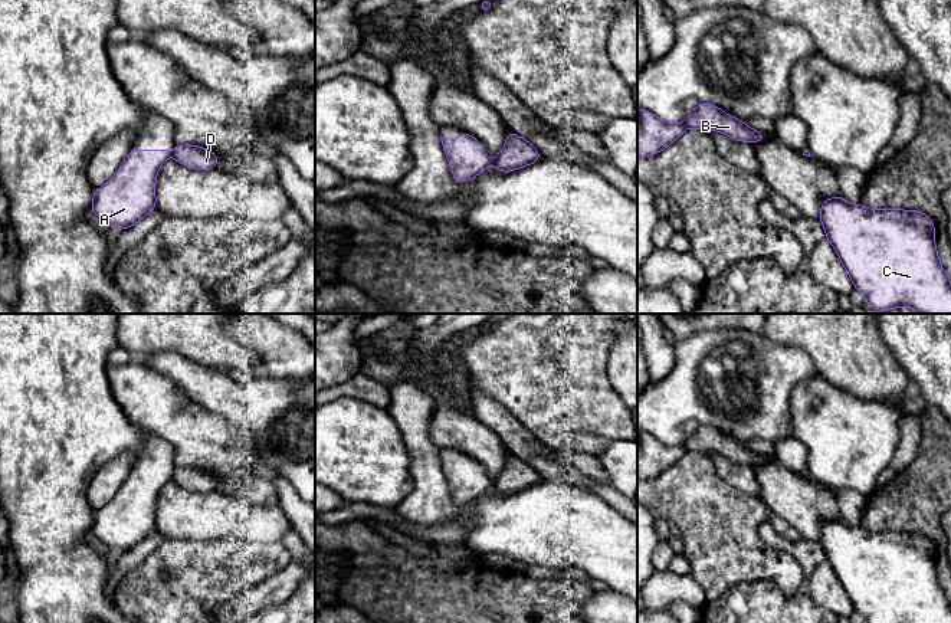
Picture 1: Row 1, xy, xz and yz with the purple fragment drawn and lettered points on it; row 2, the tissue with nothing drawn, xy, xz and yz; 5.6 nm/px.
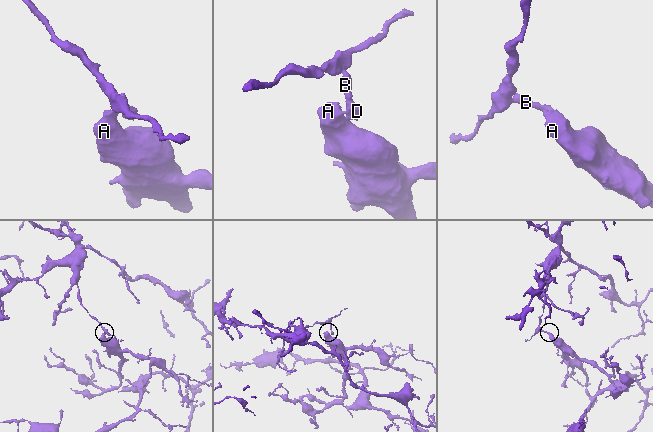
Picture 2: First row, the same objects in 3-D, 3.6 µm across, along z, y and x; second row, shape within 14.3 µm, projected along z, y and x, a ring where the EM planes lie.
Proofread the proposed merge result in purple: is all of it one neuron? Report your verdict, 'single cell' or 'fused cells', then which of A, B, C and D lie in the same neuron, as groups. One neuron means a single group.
fused cells | A C / B D

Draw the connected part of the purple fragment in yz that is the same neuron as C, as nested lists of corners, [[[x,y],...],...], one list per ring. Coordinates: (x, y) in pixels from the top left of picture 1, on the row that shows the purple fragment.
[[[839,196],[822,201],[819,222],[868,306],[878,311],[911,306],[919,314],[951,314],[951,281],[938,259],[935,224],[928,214],[919,210],[873,210]]]

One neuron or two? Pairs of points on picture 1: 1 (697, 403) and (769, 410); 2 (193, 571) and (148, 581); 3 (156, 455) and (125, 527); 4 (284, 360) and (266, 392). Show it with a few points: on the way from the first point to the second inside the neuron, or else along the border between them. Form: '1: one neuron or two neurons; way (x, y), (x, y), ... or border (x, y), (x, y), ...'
1: one neuron; way (714, 417), (740, 423), (751, 417)
2: one neuron; way (181, 583), (179, 586), (160, 586)
3: one neuron; way (150, 472), (140, 488), (133, 510)
4: two neurons; border (261, 374), (299, 380)

